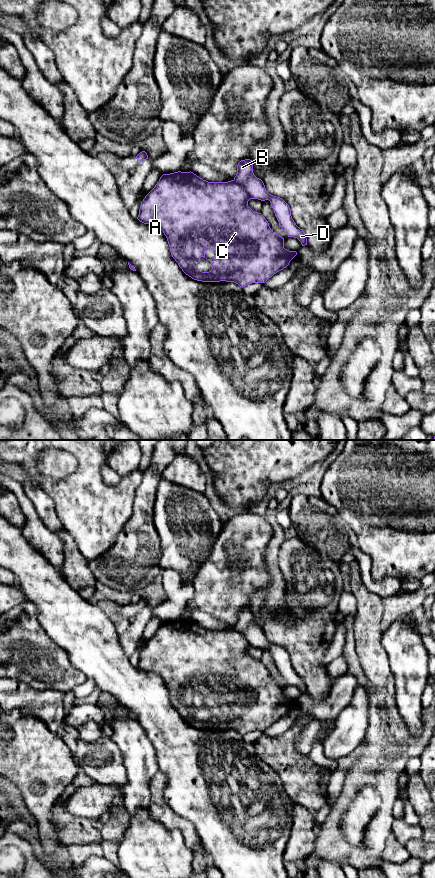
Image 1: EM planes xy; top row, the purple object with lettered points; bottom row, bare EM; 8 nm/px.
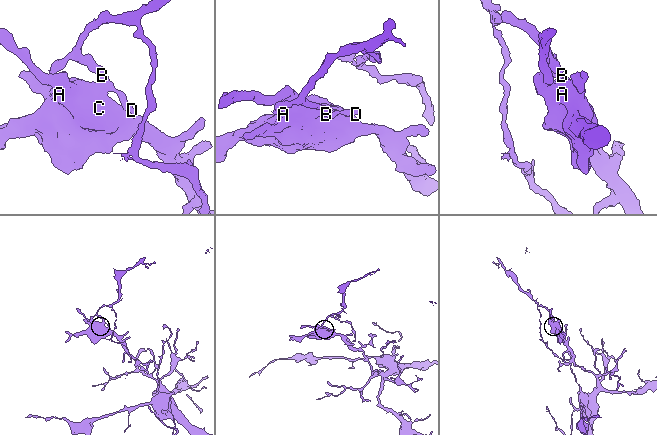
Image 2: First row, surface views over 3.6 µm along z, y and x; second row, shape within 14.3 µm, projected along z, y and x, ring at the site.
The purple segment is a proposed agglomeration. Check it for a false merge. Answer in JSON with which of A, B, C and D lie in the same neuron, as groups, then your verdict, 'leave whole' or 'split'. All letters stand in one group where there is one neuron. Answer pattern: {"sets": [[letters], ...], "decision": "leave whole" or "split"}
{"sets": [["A", "C"], ["B", "D"]], "decision": "split"}

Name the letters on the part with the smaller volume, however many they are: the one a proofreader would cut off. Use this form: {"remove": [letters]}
{"remove": ["B", "D"]}

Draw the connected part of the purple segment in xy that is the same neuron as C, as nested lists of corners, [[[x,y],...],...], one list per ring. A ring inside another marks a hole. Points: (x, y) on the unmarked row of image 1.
[[[178,619],[170,622],[163,622],[160,625],[155,635],[145,644],[145,646],[141,650],[139,663],[137,667],[144,672],[155,673],[163,679],[164,683],[167,686],[172,705],[178,711],[182,719],[192,727],[202,730],[220,730],[220,729],[234,730],[243,736],[252,731],[265,731],[274,722],[286,716],[289,713],[290,709],[297,703],[296,699],[289,699],[285,697],[284,686],[282,686],[281,684],[279,684],[278,682],[276,682],[271,678],[269,671],[261,661],[253,659],[248,654],[248,649],[250,647],[252,646],[247,641],[245,636],[236,631],[235,628],[231,628],[228,630],[208,630],[206,628],[203,628],[202,626],[200,626],[191,619],[190,620]],[[207,696],[212,697],[213,699],[216,700],[216,702],[213,704],[212,707],[208,707],[212,712],[212,717],[209,720],[202,720],[200,718],[197,718],[196,714],[200,710],[201,705],[206,706],[205,698]]]

